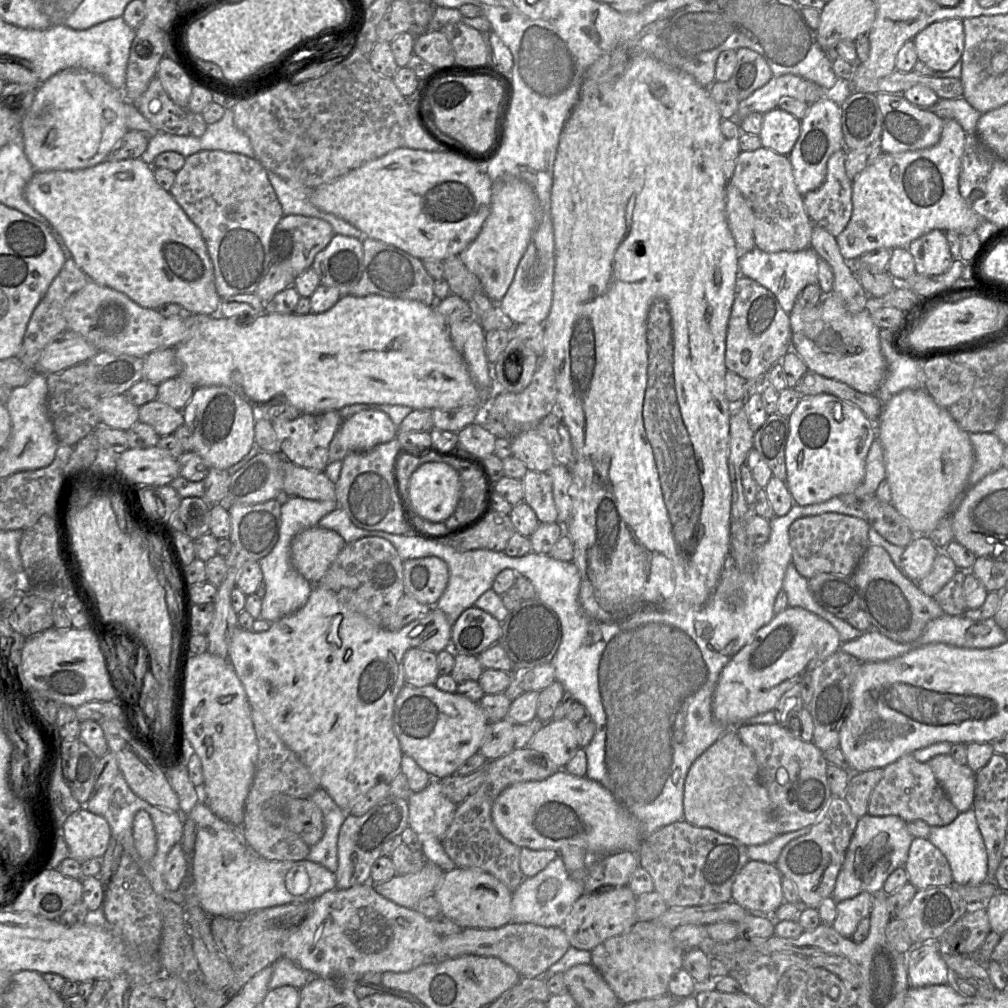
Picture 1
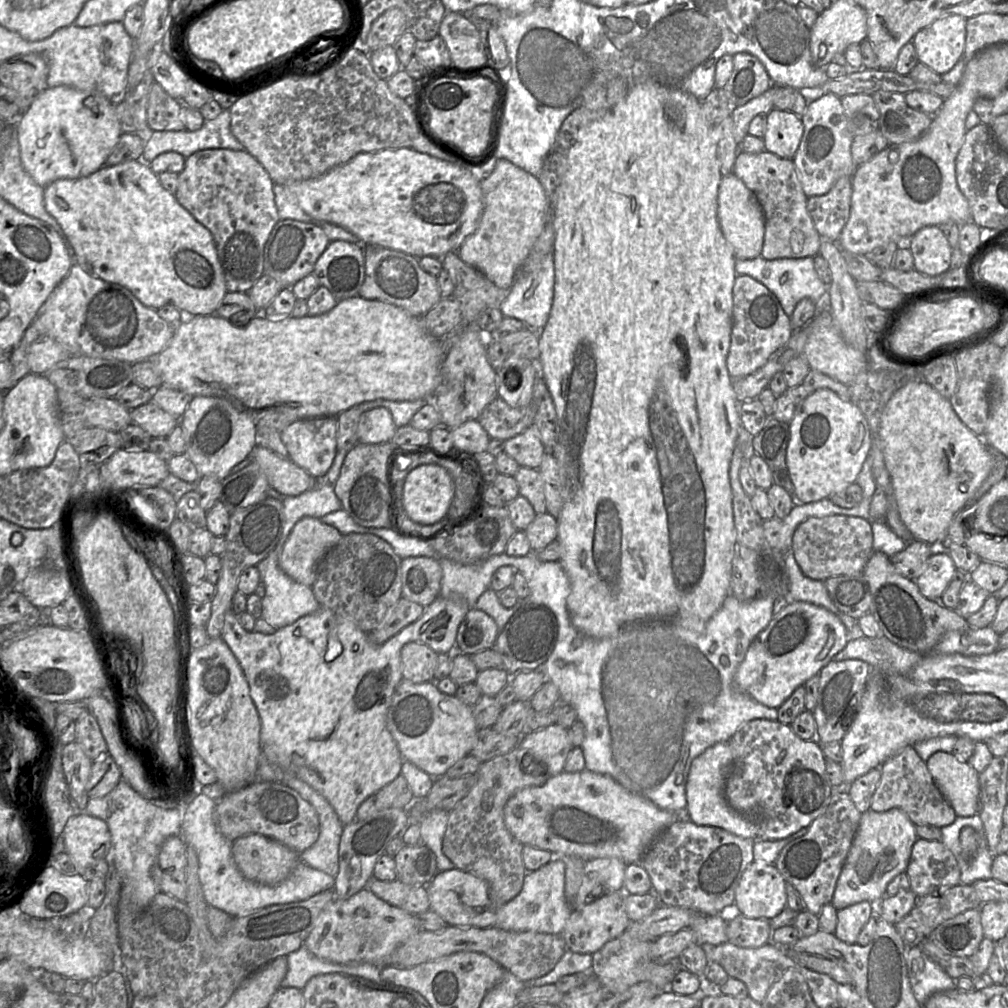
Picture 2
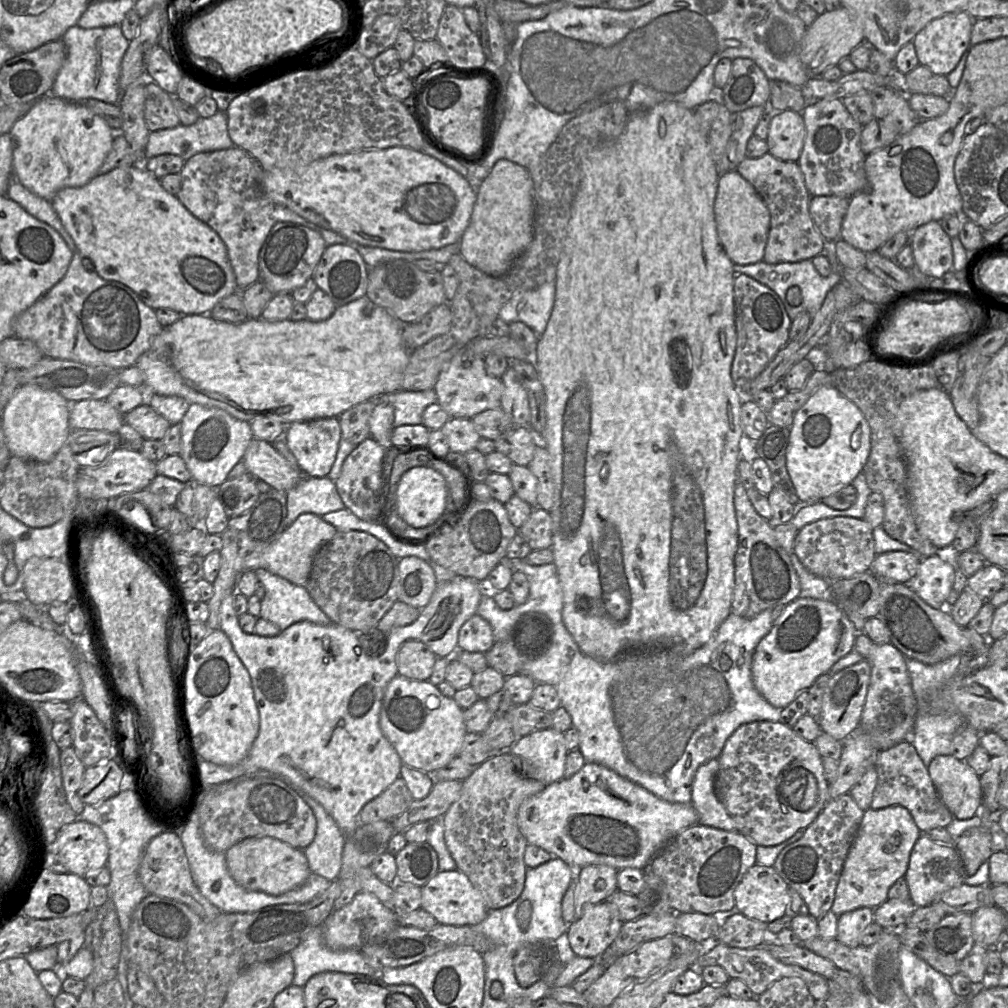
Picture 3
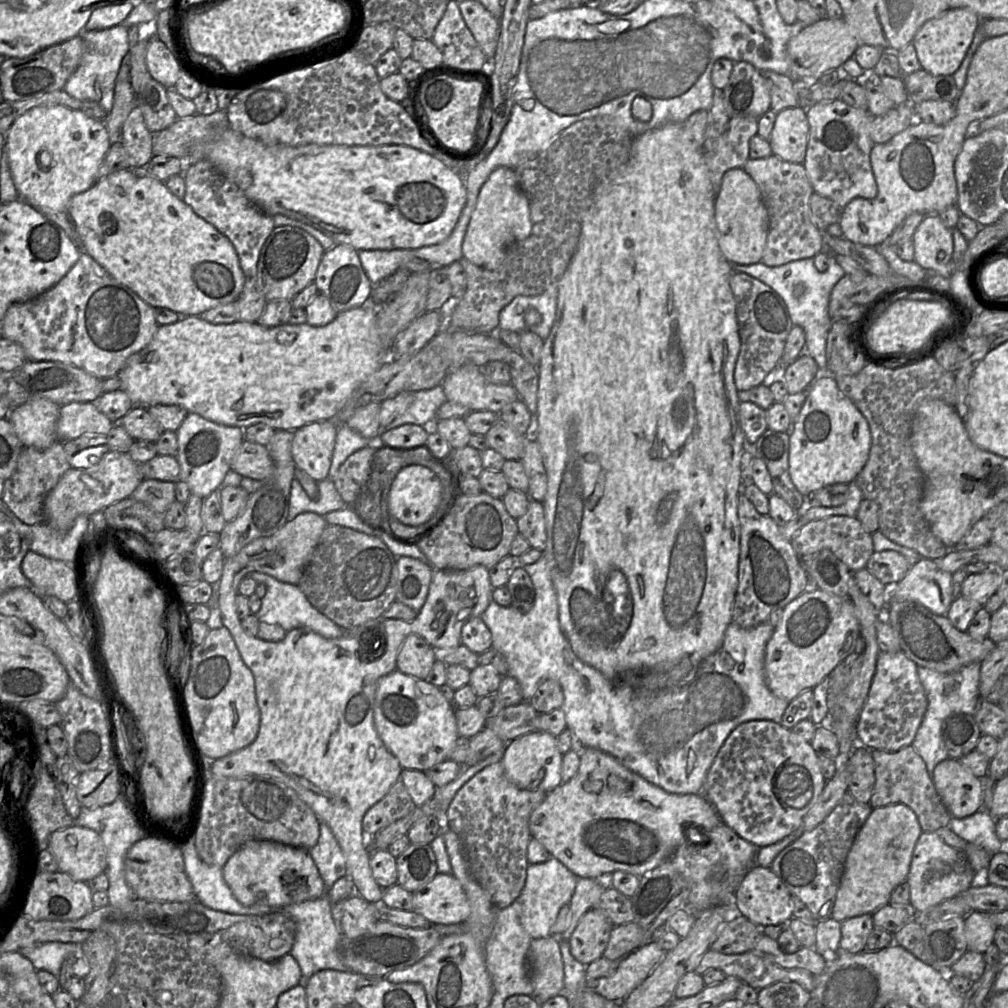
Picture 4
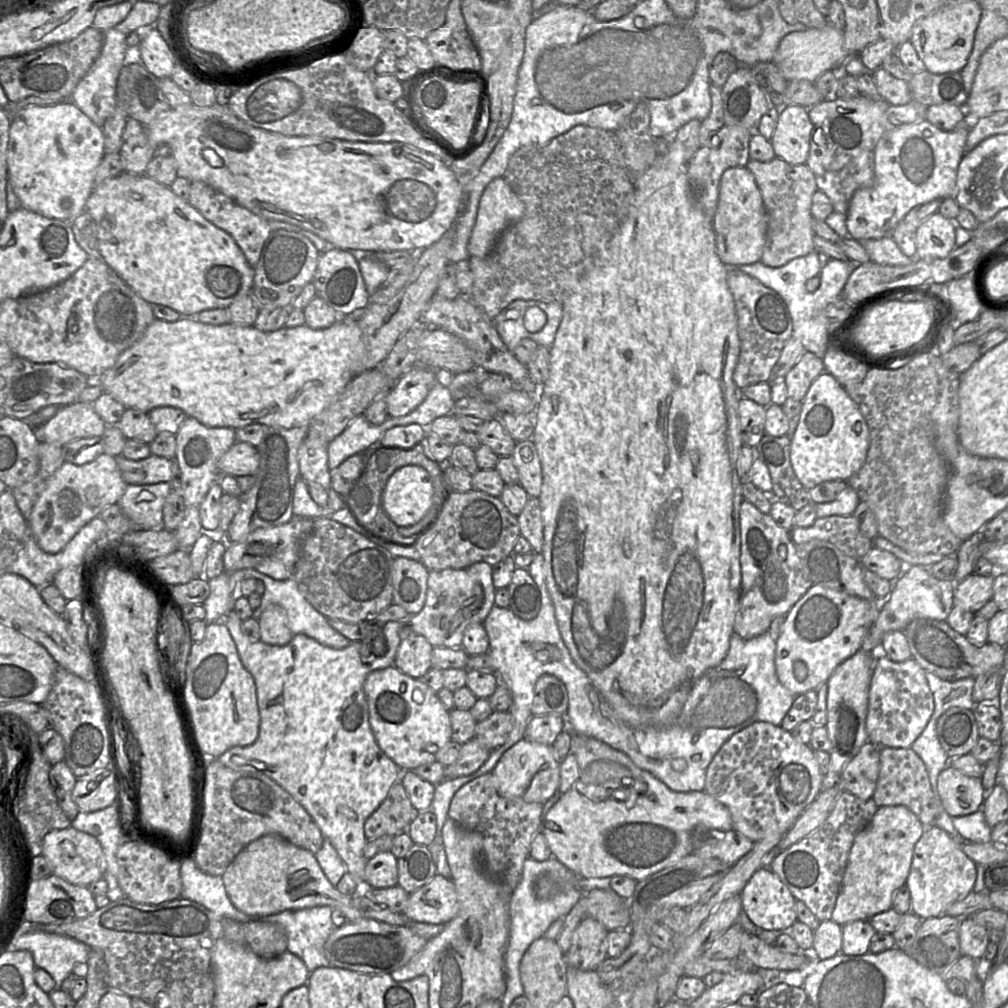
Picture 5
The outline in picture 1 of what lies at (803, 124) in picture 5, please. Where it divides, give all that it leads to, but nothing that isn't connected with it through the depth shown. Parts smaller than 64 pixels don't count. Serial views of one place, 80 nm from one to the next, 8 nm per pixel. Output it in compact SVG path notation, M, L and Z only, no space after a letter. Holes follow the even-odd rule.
M776 107L763 114L759 133L762 146L779 154L789 155L801 130L801 120Z

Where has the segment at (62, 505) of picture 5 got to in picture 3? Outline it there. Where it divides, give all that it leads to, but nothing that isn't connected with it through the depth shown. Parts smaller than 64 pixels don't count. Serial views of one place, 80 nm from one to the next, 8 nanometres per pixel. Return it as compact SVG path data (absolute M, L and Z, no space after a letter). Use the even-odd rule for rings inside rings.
M116 448L97 467L79 468L76 478L78 495L87 499L114 500L123 494L143 490L157 476L156 463L143 456L140 451Z

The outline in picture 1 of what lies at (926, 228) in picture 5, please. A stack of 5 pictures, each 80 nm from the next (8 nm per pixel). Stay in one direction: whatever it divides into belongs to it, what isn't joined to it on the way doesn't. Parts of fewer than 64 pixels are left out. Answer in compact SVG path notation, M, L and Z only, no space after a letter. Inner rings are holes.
M938 229L912 241L908 251L913 257L916 273L921 275L940 275L954 261L945 233Z

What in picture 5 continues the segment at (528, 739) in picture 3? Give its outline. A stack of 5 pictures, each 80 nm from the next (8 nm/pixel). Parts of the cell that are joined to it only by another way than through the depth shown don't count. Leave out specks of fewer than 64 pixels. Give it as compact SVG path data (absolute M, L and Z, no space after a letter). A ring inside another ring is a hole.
M522 738L511 746L491 771L495 786L505 797L518 797L527 803L544 804L556 792L560 784L560 760L551 745L545 745Z

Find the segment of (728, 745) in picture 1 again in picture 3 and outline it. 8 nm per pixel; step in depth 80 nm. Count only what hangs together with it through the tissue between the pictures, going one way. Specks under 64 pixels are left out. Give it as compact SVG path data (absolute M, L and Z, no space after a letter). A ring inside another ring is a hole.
M712 759L697 769L692 784L691 804L698 814L700 824L726 831L736 831L734 820L715 793L714 782L718 769L718 759Z

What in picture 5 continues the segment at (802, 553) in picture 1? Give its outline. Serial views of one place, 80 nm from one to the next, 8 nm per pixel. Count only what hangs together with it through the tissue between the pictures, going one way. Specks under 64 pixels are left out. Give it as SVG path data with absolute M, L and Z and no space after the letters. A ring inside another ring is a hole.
M853 515L817 517L810 526L794 527L790 533L795 545L812 539L824 540L859 562L874 546L873 540L862 533Z

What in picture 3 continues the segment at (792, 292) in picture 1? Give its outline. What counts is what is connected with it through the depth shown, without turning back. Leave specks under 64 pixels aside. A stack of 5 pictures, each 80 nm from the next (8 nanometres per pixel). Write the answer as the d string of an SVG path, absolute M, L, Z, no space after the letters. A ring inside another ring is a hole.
M811 259L798 262L781 262L777 264L768 264L763 260L748 265L734 263L733 270L735 274L745 274L750 276L772 289L781 299L791 321L794 320L801 312L807 312L812 319L822 307L828 292L837 283L842 281L842 271L839 271L838 268L832 267L832 271L829 276L823 277L815 269ZM793 286L797 286L801 290L802 302L798 306L790 305L786 299L787 290Z

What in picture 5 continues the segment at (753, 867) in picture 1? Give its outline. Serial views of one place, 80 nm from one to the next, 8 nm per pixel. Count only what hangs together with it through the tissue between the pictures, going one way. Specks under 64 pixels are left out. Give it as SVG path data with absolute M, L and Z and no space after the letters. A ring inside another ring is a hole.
M769 868L758 869L740 893L742 910L759 930L789 932L797 921L796 899Z

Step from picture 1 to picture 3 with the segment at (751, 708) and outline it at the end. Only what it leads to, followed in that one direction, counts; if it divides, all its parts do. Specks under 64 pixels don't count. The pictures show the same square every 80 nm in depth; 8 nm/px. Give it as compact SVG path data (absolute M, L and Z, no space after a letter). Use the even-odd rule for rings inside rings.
M798 597L786 605L782 615L774 620L771 630L756 646L752 662L752 678L757 691L774 707L784 709L815 680L855 647L857 630L846 612L832 601Z

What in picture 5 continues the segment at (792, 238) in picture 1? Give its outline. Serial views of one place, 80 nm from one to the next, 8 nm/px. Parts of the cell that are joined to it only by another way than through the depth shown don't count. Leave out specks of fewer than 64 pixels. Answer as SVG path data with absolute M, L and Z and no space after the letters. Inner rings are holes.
M775 157L768 162L750 159L746 168L755 177L767 212L766 243L760 261L765 266L780 267L814 251L811 203L818 189L809 167L805 163L792 165Z

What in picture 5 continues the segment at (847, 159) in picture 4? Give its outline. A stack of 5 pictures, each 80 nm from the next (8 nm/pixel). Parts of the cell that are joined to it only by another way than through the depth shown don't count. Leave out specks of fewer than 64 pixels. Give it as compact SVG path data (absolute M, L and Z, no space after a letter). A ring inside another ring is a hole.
M859 95L850 99L835 96L824 98L811 108L807 108L813 130L810 137L809 155L805 164L815 176L817 189L831 200L835 212L846 215L854 192L874 184L874 150L877 142L886 132L885 111L888 106L889 104L883 99L873 101Z

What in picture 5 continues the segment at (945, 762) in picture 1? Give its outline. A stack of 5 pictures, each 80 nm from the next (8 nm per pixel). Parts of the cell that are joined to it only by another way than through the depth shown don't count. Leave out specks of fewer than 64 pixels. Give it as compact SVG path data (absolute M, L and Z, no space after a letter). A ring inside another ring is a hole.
M948 765L938 776L937 791L942 805L951 817L972 814L985 800L981 778L973 778Z

